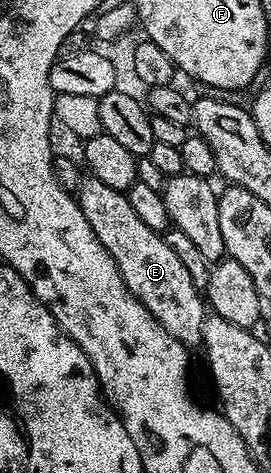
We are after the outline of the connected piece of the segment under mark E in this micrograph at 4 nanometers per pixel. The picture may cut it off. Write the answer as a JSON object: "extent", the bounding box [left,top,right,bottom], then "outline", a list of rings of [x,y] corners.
{"extent":[76,175,208,346],"outline":[[[87,175],[76,193],[80,210],[84,210],[84,218],[88,218],[88,226],[92,226],[92,234],[100,238],[100,246],[112,254],[112,262],[120,270],[120,278],[132,290],[132,294],[176,338],[187,346],[201,345],[204,322],[208,315],[204,296],[192,282],[187,268],[181,264],[176,250],[168,246],[165,235],[156,230],[148,230],[144,222],[140,222],[136,210],[132,210],[132,202],[127,193],[112,190],[112,186],[104,186],[95,176]]]}

